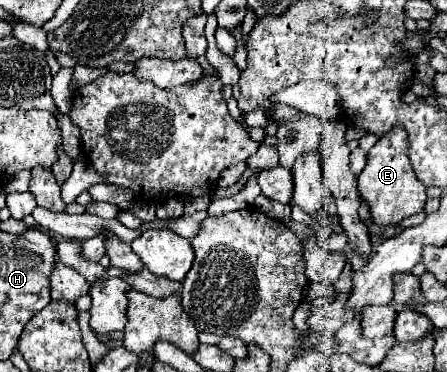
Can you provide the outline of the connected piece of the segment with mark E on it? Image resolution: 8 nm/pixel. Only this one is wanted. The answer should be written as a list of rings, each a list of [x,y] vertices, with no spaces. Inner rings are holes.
[[[393,127],[383,139],[379,139],[367,153],[367,165],[357,177],[357,189],[361,199],[369,205],[371,219],[377,225],[397,225],[405,217],[423,211],[427,195],[423,183],[417,181],[415,171],[407,157],[407,133],[403,127]]]

